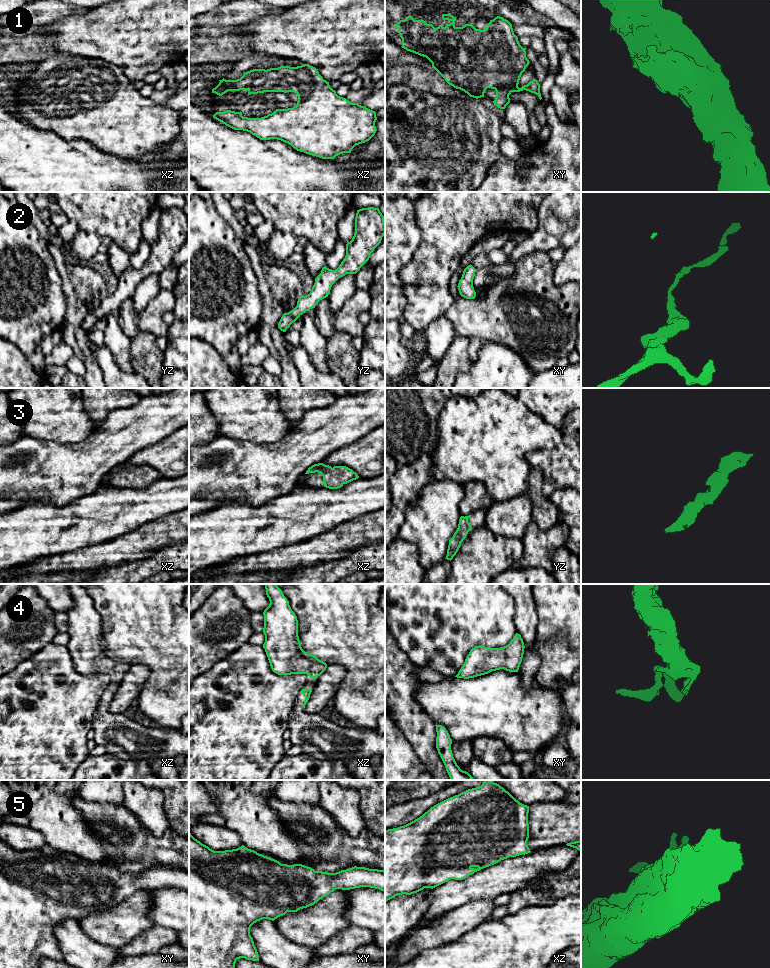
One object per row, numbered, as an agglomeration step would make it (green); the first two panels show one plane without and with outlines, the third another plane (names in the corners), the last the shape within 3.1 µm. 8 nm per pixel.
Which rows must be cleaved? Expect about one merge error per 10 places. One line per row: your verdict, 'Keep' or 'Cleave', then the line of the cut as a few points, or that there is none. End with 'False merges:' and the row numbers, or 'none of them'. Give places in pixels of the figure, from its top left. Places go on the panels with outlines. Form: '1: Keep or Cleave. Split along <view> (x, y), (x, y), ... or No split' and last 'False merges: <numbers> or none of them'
1: Keep. No split
2: Keep. No split
3: Keep. No split
4: Keep. No split
5: Keep. No split
False merges: none of them

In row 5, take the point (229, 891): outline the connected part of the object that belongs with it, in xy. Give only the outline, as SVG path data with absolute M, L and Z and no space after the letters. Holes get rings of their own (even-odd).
M189 831L189 968L235 968L237 959L259 961L250 935L251 926L262 919L274 921L287 912L314 905L336 889L370 887L385 891L385 871L354 866L336 873L315 871L311 867L281 864L246 848L214 851L195 839Z

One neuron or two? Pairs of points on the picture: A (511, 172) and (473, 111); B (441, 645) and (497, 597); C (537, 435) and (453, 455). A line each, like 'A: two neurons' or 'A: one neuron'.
A: two neurons
B: one neuron
C: one neuron

